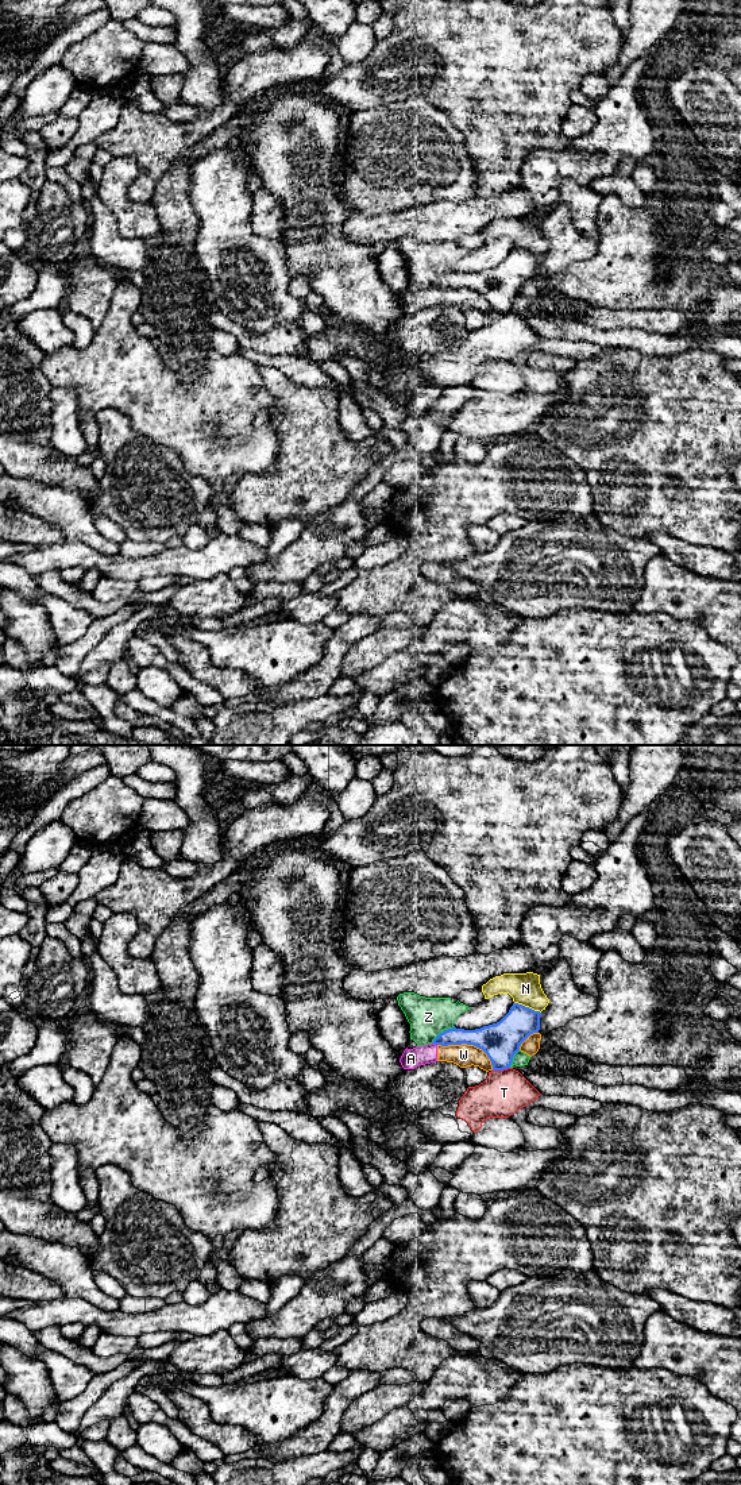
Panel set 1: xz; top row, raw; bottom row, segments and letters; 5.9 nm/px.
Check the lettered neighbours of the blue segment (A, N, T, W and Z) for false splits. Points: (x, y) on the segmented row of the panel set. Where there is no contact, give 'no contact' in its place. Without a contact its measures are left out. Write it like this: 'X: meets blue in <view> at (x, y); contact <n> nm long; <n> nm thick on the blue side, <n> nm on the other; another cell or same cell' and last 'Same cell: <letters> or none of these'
A: meets blue in xz at (435, 1044); contact 40 nm long; 100 nm thick on the blue side, 120 nm on the other; another cell
N: meets blue in xz at (528, 1007); contact 170 nm long; 220 nm thick on the blue side, 190 nm on the other; another cell
T: meets blue in xz at (501, 1069); contact 110 nm long; 220 nm thick on the blue side, 260 nm on the other; another cell
W: meets blue in xz at (469, 1044); contact 360 nm long; 220 nm thick on the blue side, 130 nm on the other; another cell
Z: meets blue in xz at (443, 1032); contact 170 nm long; 130 nm thick on the blue side, 240 nm on the other; another cell
Same cell: none of these

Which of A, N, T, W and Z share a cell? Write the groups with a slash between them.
A W / N / T / Z

